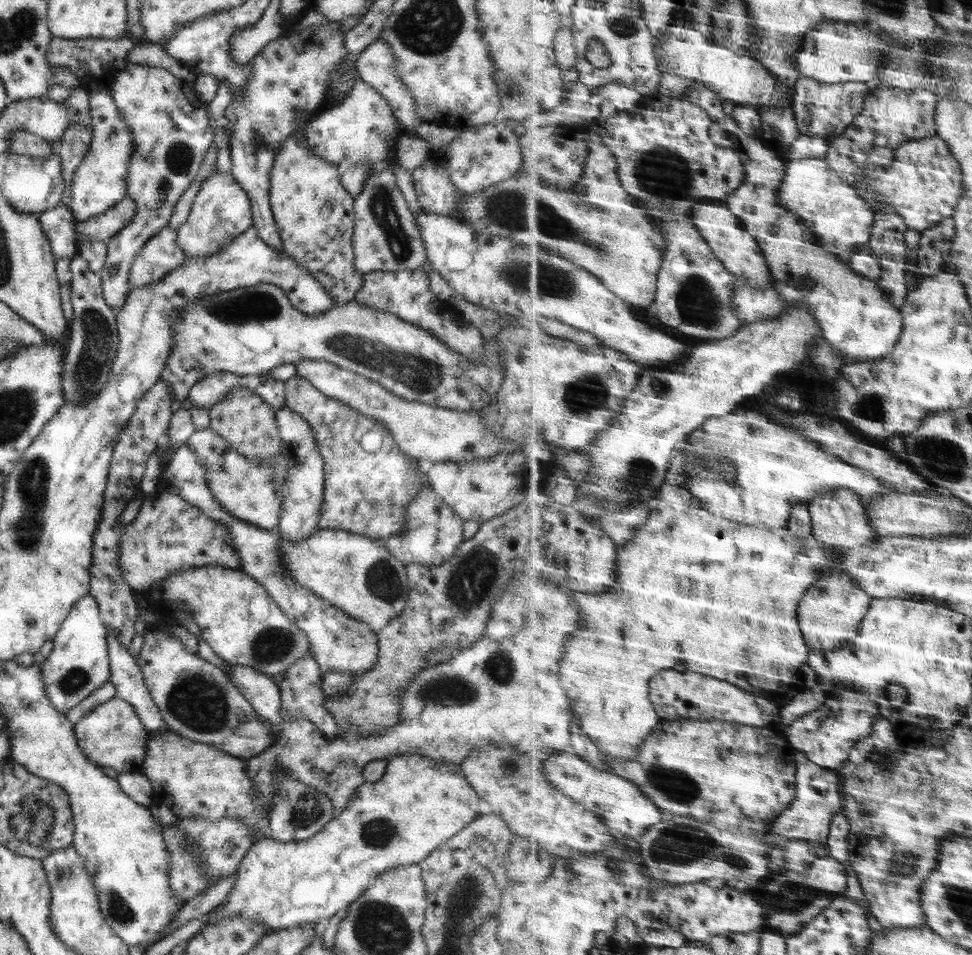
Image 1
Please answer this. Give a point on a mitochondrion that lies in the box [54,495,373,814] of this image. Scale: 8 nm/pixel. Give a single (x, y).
(201, 704)

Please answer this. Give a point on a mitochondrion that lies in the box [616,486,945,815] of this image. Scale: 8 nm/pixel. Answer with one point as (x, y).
(675, 785)

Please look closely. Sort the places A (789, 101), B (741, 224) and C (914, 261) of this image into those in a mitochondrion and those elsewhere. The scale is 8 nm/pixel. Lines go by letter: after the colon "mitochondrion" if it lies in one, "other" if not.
A: other
B: other
C: other

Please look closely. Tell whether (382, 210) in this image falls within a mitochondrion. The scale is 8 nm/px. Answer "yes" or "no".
yes

